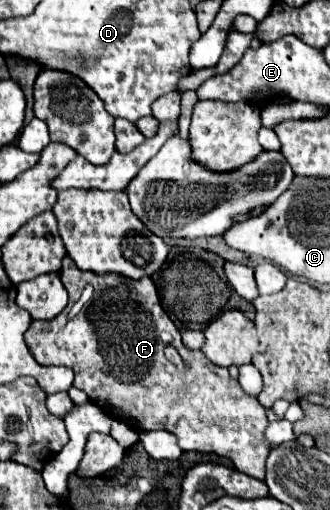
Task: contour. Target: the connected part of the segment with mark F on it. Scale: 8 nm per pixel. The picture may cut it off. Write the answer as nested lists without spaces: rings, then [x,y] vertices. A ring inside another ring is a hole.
[[[70,257],[62,261],[60,277],[70,295],[68,307],[52,321],[32,321],[26,331],[26,345],[40,365],[70,367],[74,371],[74,387],[84,391],[90,401],[104,405],[102,409],[110,417],[124,421],[132,429],[168,431],[178,439],[182,451],[216,453],[230,459],[234,469],[254,479],[264,479],[266,455],[270,453],[270,445],[264,439],[268,427],[266,409],[256,397],[244,393],[240,383],[228,375],[226,367],[214,365],[202,351],[184,347],[178,327],[160,305],[152,279],[130,283],[130,279],[122,279],[120,275],[90,275],[90,271],[78,271]],[[88,287],[92,287],[90,299],[80,301]],[[76,303],[80,303],[78,311],[74,311]],[[166,347],[176,349],[180,355],[178,363],[172,363],[166,357]]]

